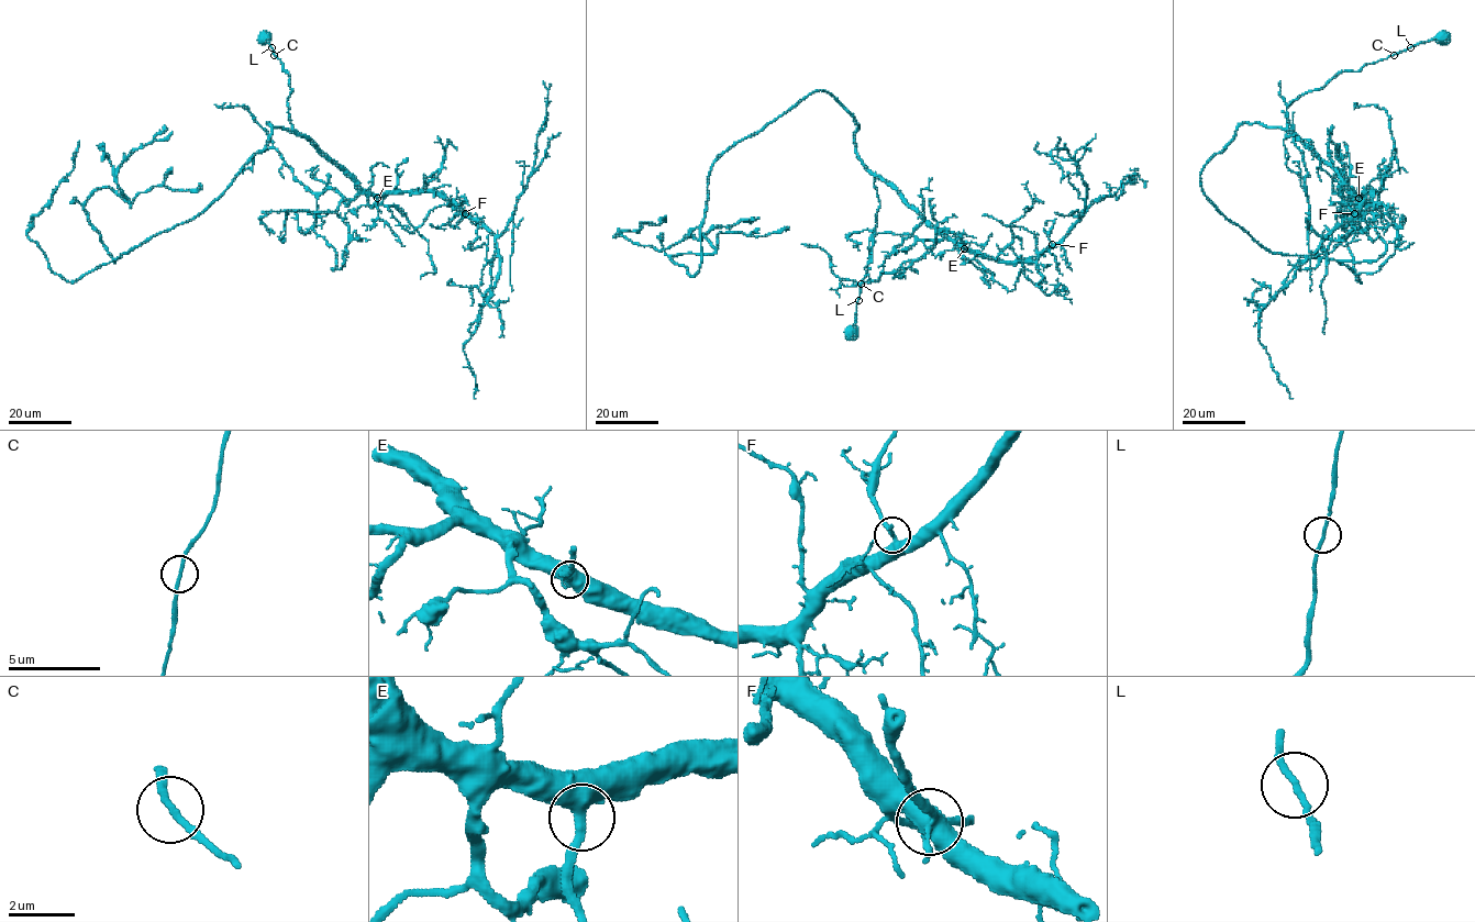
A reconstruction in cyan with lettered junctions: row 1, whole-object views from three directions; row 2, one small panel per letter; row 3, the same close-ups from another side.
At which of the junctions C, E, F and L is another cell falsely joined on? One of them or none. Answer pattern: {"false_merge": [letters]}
{"false_merge": []}

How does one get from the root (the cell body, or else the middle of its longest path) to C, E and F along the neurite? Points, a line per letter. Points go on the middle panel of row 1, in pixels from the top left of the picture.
C: (851, 332), (856, 334), (861, 284)
E: (851, 332), (856, 334), (856, 303), (879, 206), (876, 176), (964, 248)
F: (851, 332), (856, 334), (856, 303), (879, 206), (876, 176), (963, 247), (1002, 260), (1032, 262), (1052, 244)

